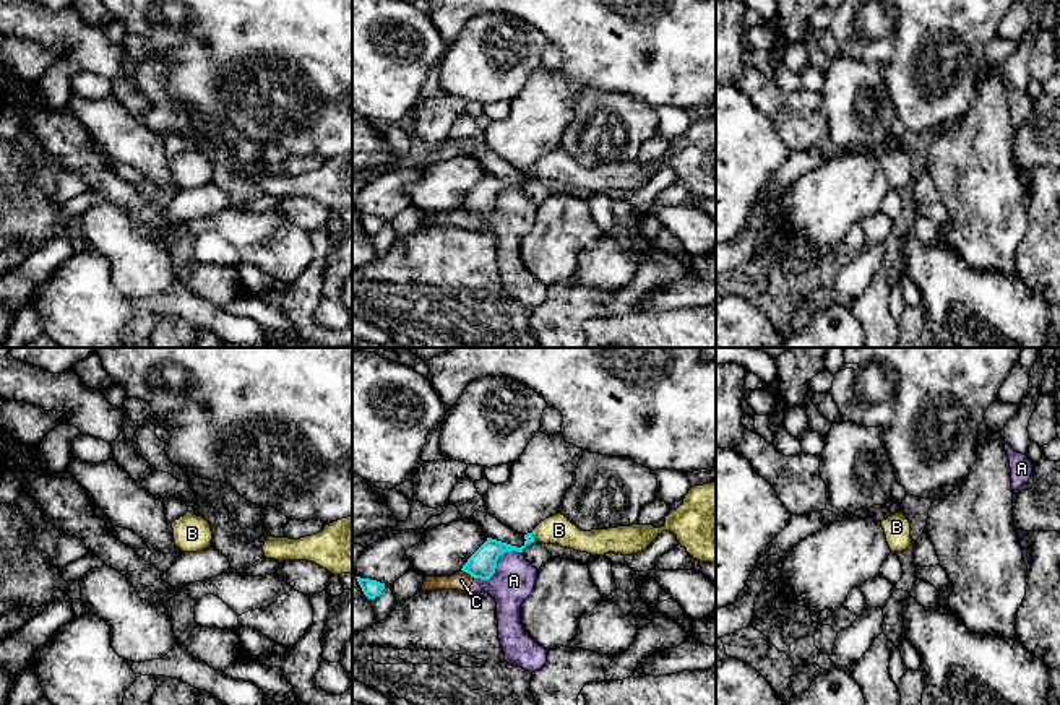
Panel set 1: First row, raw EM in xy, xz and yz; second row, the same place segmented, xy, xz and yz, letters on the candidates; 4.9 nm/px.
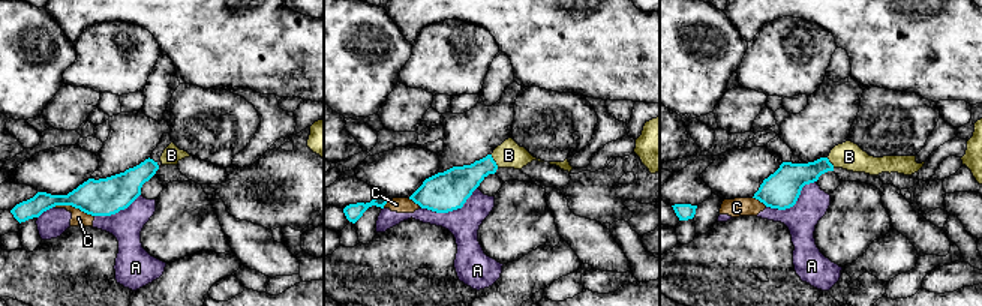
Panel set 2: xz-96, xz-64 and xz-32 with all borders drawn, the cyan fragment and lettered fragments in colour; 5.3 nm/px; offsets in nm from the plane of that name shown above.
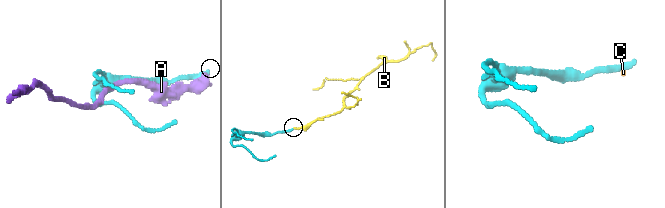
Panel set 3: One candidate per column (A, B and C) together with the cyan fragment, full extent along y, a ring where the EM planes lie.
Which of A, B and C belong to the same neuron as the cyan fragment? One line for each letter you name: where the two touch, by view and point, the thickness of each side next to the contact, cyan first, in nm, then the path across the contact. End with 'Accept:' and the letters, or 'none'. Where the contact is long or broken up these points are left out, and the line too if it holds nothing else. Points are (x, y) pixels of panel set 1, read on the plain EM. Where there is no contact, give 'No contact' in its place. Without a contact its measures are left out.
B: Touches cyan at xz (533, 173). Thickness 110 nm (cyan) against 140 nm. Path across: xz (487, 190), (521, 184), (533, 173), (559, 166)
Accept: B

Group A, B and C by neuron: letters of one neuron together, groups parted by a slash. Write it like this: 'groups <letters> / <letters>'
groups A C / B

